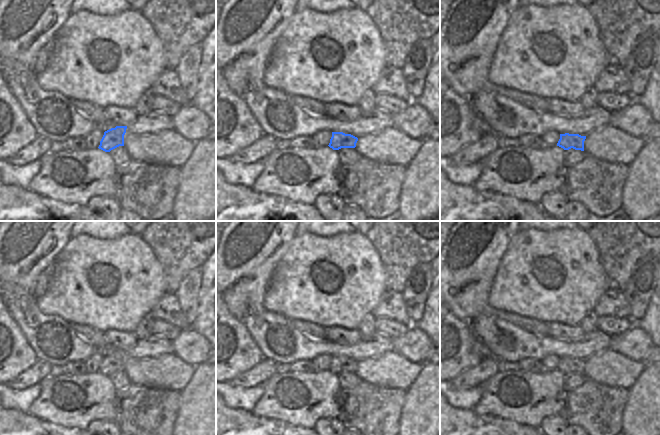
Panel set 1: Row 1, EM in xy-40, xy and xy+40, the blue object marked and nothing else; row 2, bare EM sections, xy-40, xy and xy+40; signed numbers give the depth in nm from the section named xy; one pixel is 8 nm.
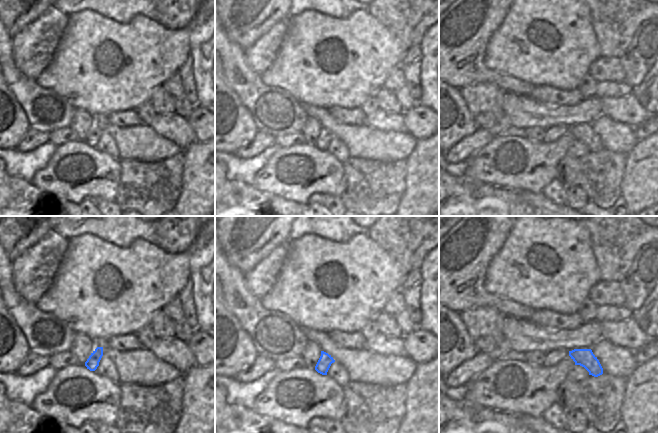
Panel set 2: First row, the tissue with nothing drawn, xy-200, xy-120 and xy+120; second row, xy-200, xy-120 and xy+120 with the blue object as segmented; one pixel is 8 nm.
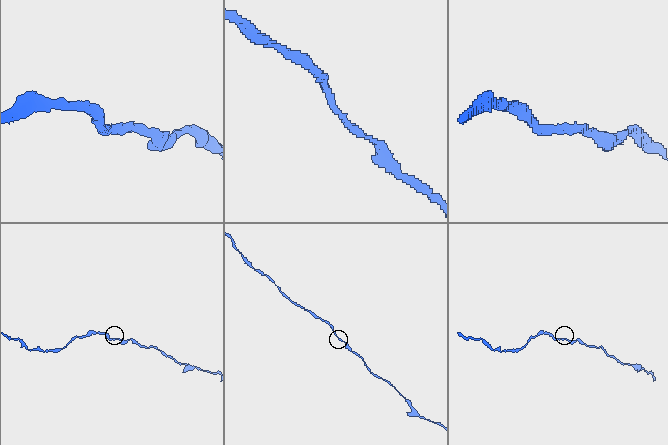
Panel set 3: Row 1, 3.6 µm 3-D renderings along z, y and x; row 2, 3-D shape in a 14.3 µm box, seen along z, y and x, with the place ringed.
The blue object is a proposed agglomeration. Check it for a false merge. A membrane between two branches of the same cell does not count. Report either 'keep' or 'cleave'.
keep

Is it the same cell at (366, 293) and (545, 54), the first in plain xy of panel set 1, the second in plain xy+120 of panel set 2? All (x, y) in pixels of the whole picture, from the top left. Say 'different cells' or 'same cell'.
same cell

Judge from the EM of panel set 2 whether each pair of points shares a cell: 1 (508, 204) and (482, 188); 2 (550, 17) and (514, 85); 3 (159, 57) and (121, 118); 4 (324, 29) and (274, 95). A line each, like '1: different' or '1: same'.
1: same
2: different
3: different
4: different

